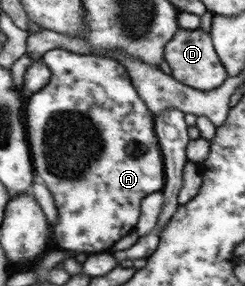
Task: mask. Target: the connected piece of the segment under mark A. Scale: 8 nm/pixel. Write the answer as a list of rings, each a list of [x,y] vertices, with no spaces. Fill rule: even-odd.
[[[55,49],[47,51],[41,60],[50,69],[51,77],[43,89],[32,93],[27,112],[27,125],[30,129],[31,149],[35,149],[35,169],[39,169],[39,173],[35,176],[47,186],[53,196],[55,207],[59,211],[59,218],[55,224],[55,248],[71,253],[71,257],[75,257],[77,253],[101,253],[135,229],[135,225],[139,221],[143,198],[151,193],[161,191],[163,185],[166,185],[166,175],[163,173],[163,155],[161,155],[161,151],[157,155],[160,143],[157,143],[158,137],[155,137],[157,131],[155,119],[153,119],[153,113],[147,109],[146,100],[138,91],[135,91],[130,72],[117,59]]]

